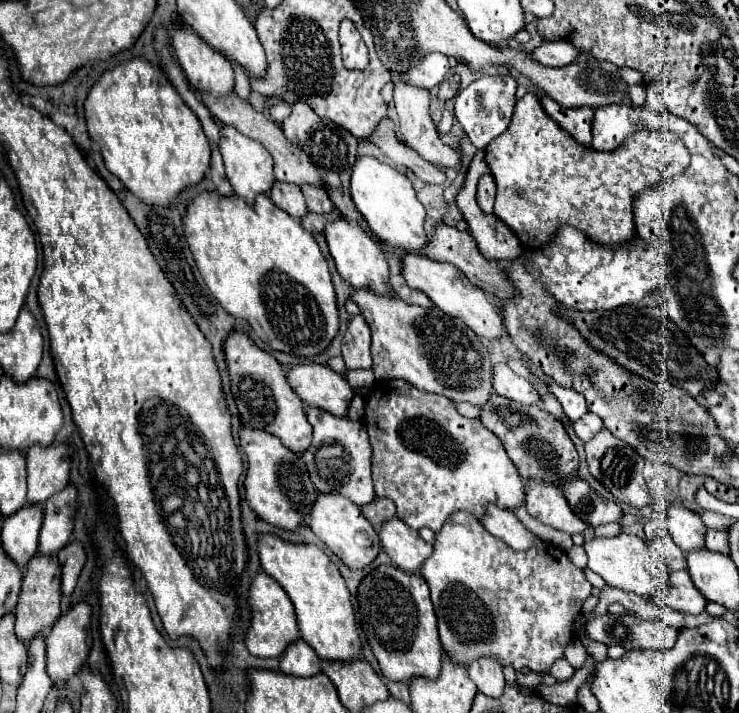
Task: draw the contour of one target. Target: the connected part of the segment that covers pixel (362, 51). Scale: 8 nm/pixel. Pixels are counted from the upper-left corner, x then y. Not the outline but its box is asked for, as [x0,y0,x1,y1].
[339,20,369,70]

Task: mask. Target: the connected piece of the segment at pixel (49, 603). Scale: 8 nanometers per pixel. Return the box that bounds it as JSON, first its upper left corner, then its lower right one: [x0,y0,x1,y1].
[15,556,61,644]

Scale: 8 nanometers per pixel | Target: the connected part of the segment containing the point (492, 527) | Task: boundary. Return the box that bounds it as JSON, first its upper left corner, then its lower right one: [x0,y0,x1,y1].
[481,504,535,550]

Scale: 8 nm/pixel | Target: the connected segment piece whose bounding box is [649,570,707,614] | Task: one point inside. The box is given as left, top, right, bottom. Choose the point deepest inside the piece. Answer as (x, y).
(679, 594)

